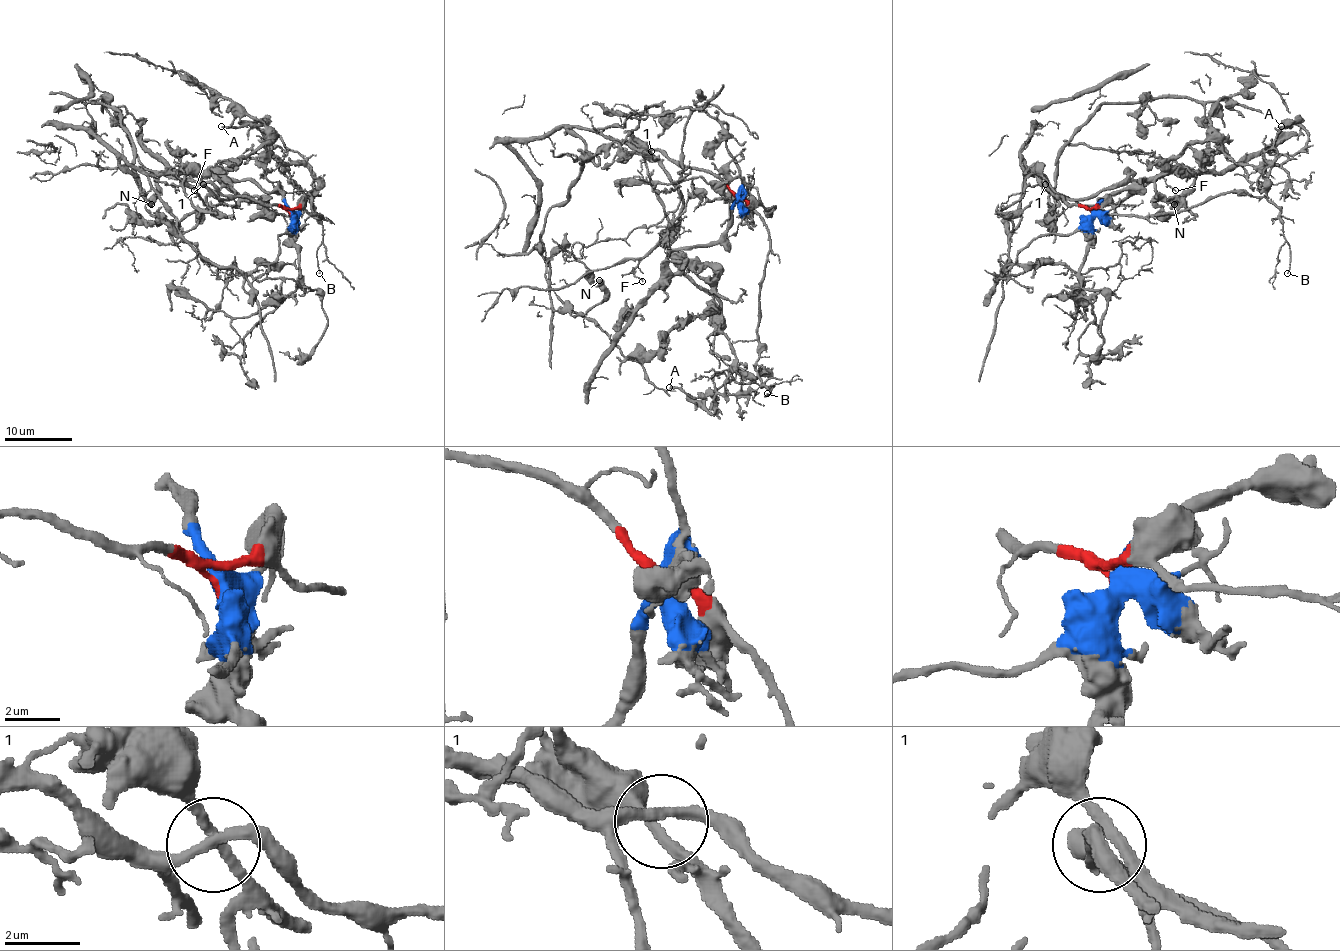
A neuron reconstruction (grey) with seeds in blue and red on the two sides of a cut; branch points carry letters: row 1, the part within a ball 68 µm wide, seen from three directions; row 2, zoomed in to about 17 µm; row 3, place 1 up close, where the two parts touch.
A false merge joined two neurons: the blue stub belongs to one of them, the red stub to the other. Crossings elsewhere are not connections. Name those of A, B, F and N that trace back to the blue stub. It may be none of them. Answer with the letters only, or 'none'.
A

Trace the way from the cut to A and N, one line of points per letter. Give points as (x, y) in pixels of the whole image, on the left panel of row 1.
A: (290, 214), (278, 191), (221, 179), (272, 142), (272, 152), (287, 165), (283, 142), (263, 125), (221, 126)
N: (290, 214), (121, 160), (141, 189), (121, 115), (91, 101), (101, 98), (155, 179), (152, 204)

